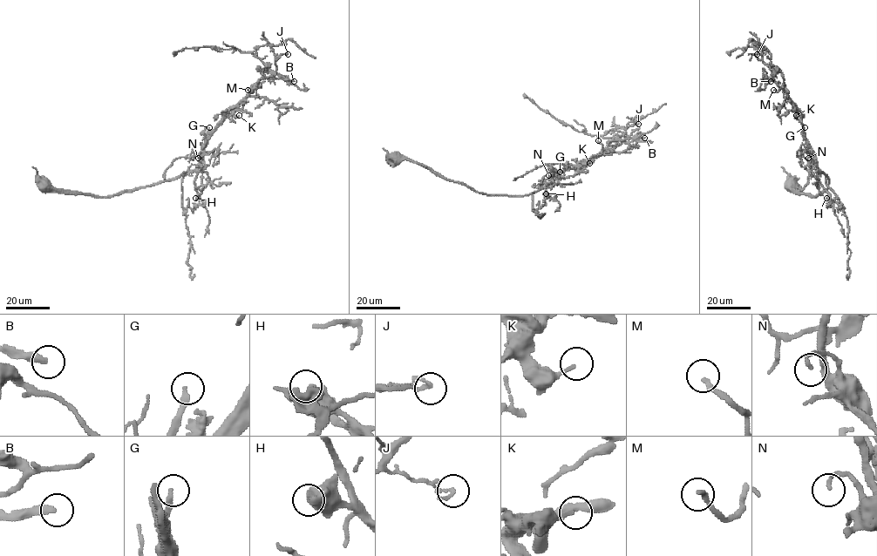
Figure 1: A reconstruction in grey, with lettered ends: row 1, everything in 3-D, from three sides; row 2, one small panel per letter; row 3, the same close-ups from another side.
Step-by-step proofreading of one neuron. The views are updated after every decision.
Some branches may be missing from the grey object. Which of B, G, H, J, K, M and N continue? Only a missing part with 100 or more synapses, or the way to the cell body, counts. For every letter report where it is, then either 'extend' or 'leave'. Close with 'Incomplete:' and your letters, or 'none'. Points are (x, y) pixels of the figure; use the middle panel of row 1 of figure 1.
B: at (644, 138); extend
G: at (560, 172); leave
H: at (546, 193); leave
J: at (638, 124); leave
K: at (589, 163); leave
M: at (598, 140); leave
N: at (548, 175); leave
Incomplete: B

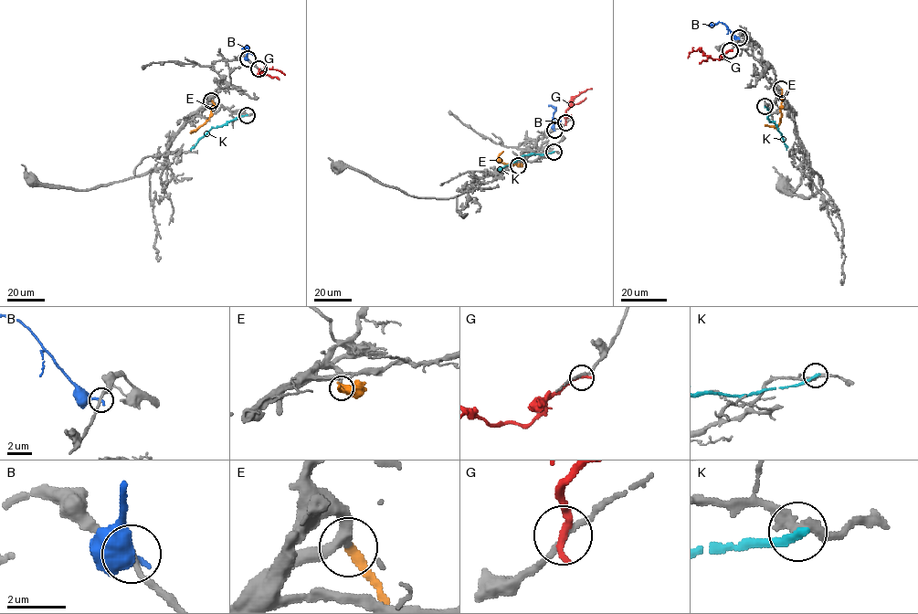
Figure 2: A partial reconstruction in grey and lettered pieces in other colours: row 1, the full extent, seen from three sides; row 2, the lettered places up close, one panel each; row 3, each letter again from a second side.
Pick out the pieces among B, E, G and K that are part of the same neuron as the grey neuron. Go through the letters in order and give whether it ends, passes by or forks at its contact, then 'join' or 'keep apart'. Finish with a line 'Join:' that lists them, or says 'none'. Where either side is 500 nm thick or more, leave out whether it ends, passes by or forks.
B: it ends; keep apart
E: it ends; join
G: it ends; keep apart
K: it ends; keep apart
Join: E

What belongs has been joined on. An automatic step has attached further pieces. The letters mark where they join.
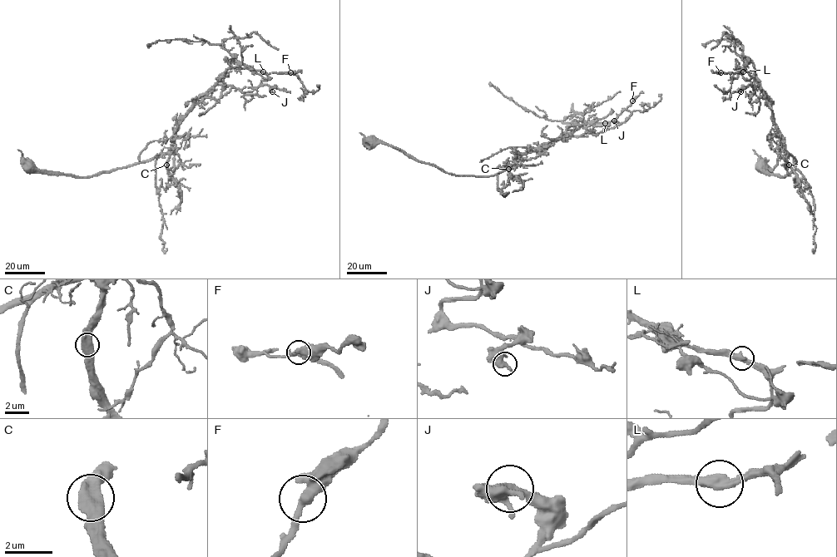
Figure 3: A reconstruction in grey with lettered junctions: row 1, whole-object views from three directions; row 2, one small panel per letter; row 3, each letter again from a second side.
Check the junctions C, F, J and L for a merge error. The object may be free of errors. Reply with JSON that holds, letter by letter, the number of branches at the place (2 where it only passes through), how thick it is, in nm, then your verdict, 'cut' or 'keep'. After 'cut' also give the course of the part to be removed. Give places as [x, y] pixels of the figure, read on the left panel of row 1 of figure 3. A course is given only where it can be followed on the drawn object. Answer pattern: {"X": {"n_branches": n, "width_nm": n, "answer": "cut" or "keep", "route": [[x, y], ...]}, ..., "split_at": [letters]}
{"C": {"n_branches": 2, "width_nm": 440, "answer": "keep"}, "F": {"n_branches": 2, "width_nm": 440, "answer": "keep"}, "J": {"n_branches": 2, "width_nm": 440, "answer": "keep"}, "L": {"n_branches": 2, "width_nm": 400, "answer": "keep"}, "split_at": []}

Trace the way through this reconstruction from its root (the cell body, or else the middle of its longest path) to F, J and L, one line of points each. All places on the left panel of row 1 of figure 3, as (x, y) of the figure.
F: (29, 164), (48, 172), (92, 176), (150, 160), (168, 150), (181, 118), (228, 68), (290, 72)
J: (29, 164), (92, 176), (157, 157), (228, 68), (263, 71), (268, 79), (261, 82), (272, 91)
L: (29, 164), (48, 172), (92, 176), (150, 160), (168, 150), (181, 118), (228, 68), (248, 67), (263, 71)

